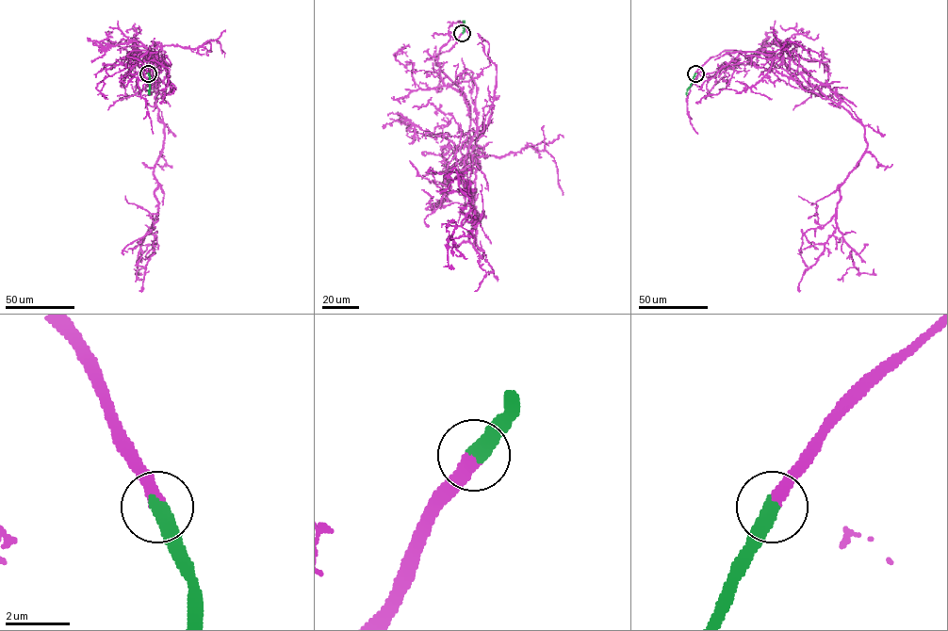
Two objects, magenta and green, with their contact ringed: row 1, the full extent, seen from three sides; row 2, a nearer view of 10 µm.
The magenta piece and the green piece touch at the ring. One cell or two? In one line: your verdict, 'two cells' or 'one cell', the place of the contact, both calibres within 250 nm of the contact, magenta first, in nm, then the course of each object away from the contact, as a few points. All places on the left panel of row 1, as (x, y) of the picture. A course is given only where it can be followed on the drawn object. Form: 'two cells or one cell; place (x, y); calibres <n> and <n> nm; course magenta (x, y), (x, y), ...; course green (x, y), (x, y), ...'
one cell; place (148, 73); calibres 400 and 480 nm; course magenta (148, 72), (127, 55), (154, 52), (147, 85), (164, 126), (153, 172), (154, 251), (139, 290); course green (148, 72), (149, 94)

